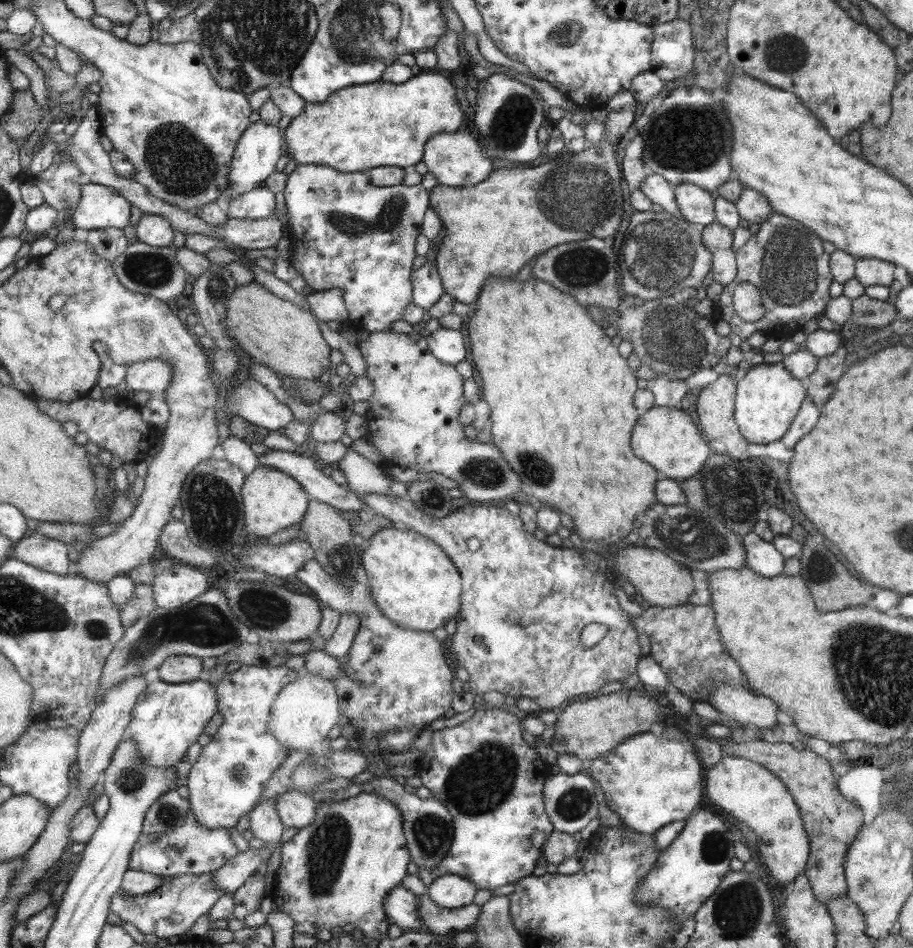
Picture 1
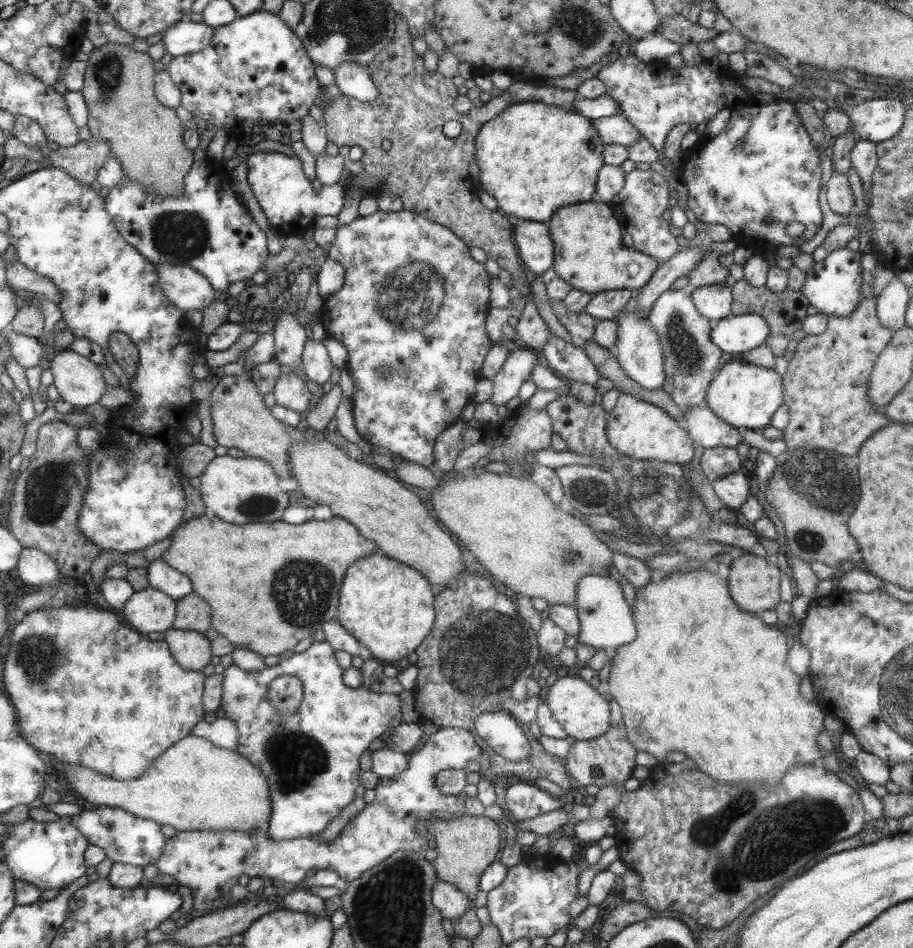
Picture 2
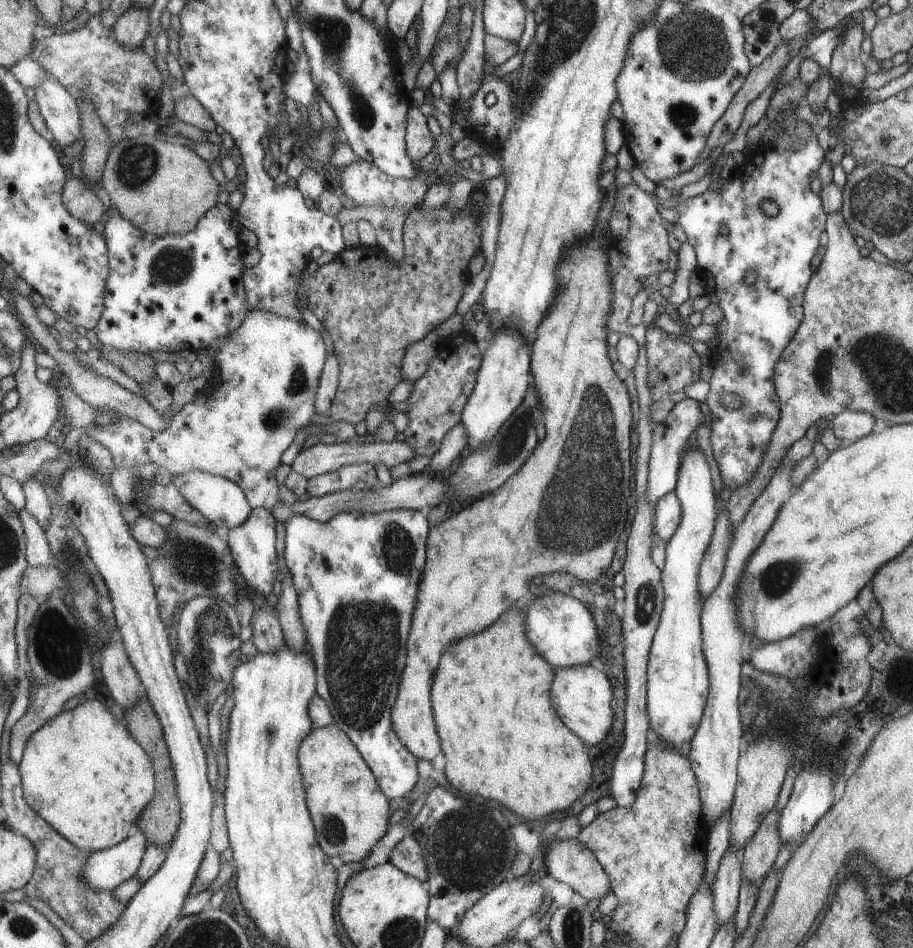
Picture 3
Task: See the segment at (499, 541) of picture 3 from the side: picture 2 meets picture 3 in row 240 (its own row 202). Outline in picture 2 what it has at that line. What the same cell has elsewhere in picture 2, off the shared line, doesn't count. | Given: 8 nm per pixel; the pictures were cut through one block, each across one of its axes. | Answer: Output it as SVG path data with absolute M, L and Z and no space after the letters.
M591 200L561 208L546 223L553 243L553 270L572 288L587 293L625 289L634 293L641 289L658 270L656 258L629 250L621 244L620 221L606 203Z

